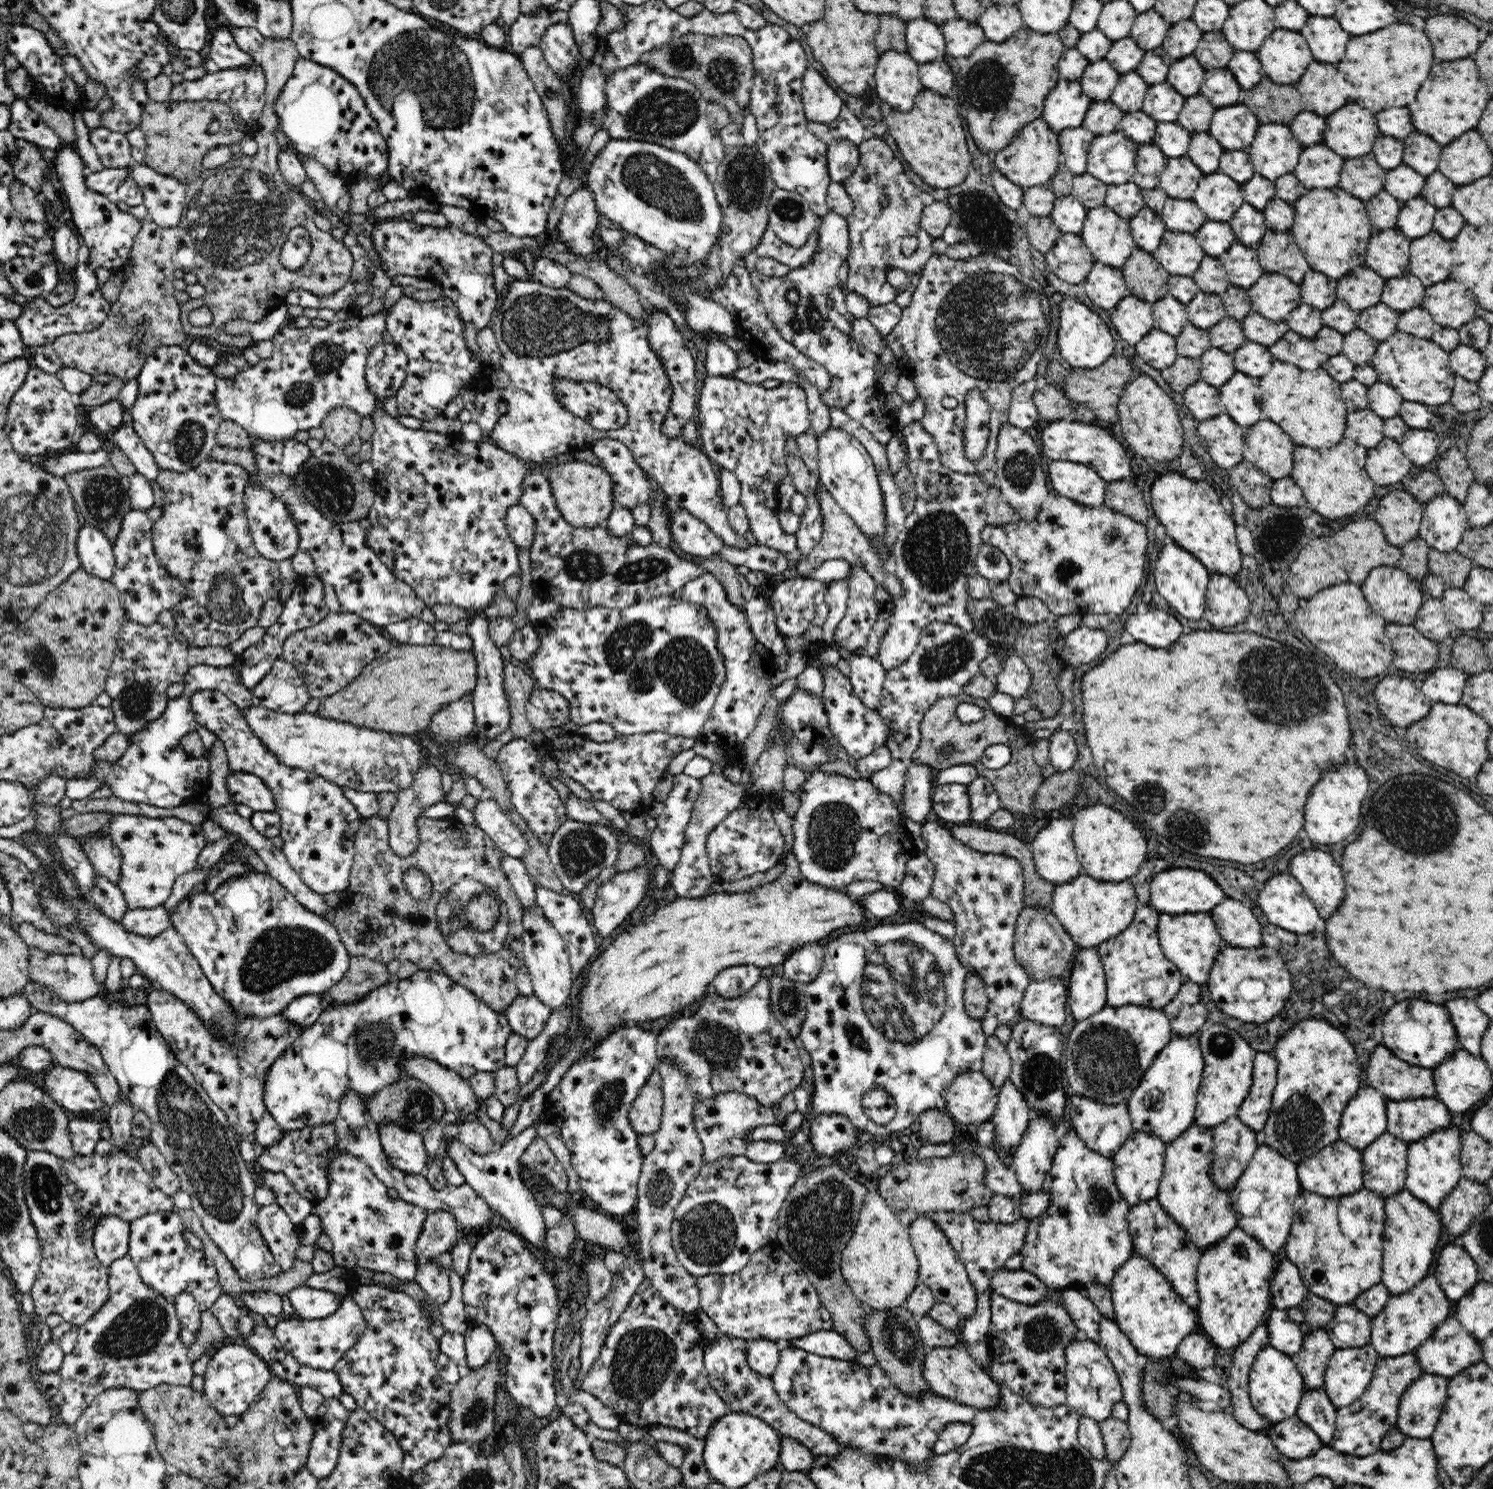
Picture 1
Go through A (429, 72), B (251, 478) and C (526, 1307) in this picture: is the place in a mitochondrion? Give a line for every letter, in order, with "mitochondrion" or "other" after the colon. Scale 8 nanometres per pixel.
A: mitochondrion
B: other
C: other

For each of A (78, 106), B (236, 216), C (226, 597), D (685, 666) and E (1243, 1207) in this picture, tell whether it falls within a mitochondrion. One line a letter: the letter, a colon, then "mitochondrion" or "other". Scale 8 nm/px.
A: other
B: mitochondrion
C: mitochondrion
D: mitochondrion
E: other

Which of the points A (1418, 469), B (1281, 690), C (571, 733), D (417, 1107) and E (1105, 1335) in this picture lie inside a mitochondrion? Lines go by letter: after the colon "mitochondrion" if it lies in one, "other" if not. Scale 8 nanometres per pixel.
A: other
B: mitochondrion
C: other
D: mitochondrion
E: other

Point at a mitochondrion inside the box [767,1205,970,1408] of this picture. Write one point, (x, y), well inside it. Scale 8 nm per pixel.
(898, 1336)

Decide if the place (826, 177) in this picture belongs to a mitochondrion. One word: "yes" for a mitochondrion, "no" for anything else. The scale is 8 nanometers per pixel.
no

